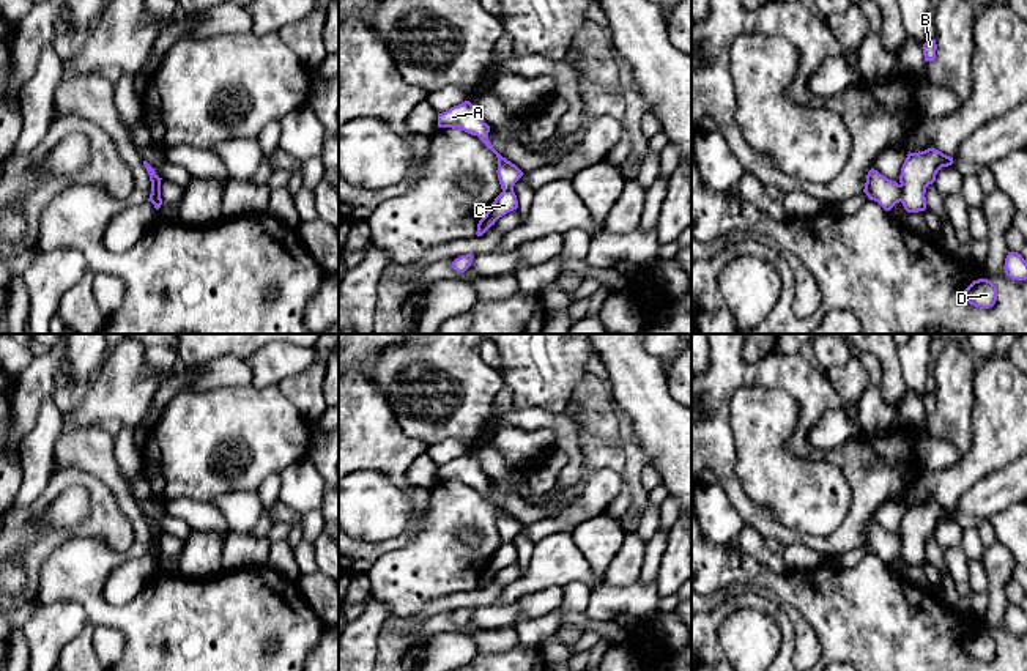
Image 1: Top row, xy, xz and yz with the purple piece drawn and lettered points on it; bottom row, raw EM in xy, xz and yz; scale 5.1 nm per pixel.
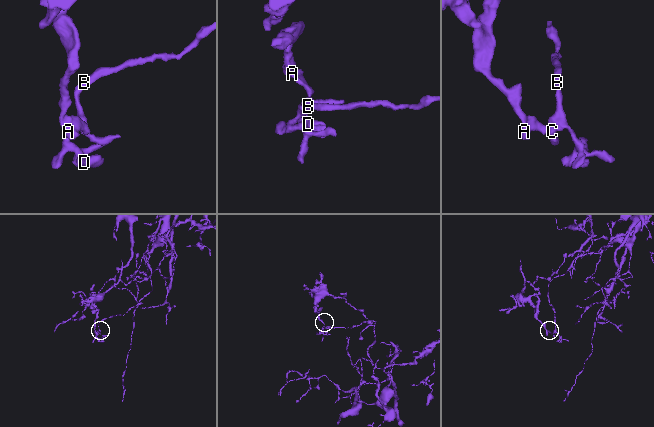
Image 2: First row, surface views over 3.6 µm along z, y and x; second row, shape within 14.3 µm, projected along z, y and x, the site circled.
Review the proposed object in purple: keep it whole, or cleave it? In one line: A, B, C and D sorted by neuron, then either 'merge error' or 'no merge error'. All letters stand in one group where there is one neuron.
A / B C D | merge error

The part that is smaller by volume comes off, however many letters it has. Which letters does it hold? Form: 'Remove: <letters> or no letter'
Remove: A

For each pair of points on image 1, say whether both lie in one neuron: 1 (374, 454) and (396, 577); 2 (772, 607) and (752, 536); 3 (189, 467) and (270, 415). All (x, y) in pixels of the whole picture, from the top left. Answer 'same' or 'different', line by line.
1: different
2: different
3: same

